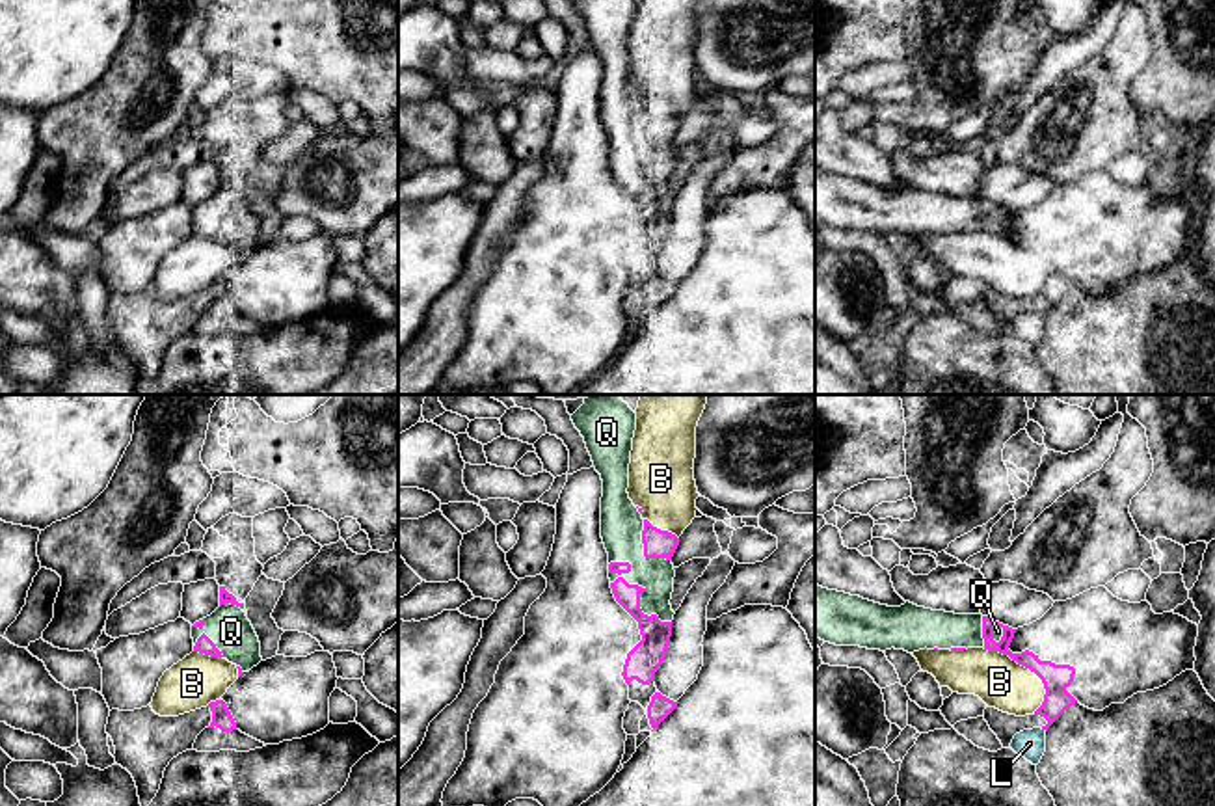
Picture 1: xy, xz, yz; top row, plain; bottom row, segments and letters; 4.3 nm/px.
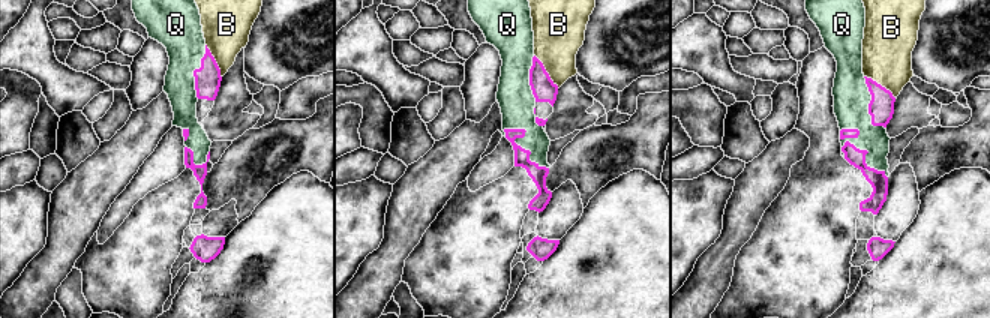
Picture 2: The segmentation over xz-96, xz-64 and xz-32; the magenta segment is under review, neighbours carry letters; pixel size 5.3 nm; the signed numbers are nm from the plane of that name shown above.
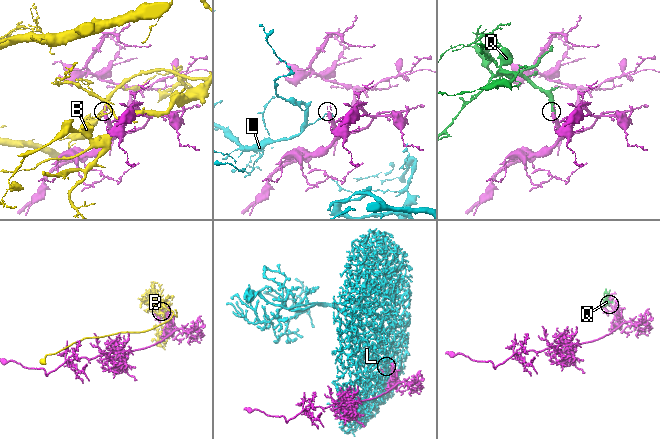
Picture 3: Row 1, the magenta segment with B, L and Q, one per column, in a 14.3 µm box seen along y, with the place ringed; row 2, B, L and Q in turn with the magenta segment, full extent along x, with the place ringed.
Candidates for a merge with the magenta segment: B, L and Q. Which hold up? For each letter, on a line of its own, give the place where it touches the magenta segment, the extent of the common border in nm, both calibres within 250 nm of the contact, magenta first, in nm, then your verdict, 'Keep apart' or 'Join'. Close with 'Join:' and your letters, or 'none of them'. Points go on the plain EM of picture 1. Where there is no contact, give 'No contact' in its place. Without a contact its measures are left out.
B: Touches magenta at yz (1029, 252). Shared border 360 nm. Thickness 120 nm (magenta) against 220 nm. Keep apart
L: Touches magenta at yz (1044, 311). Shared border 30 nm. Thickness 120 nm (magenta) against 130 nm. Keep apart
Q: Touches magenta at xz (642, 172). Shared border 380 nm. Thickness 130 nm (magenta) against 180 nm. Join
Join: Q

